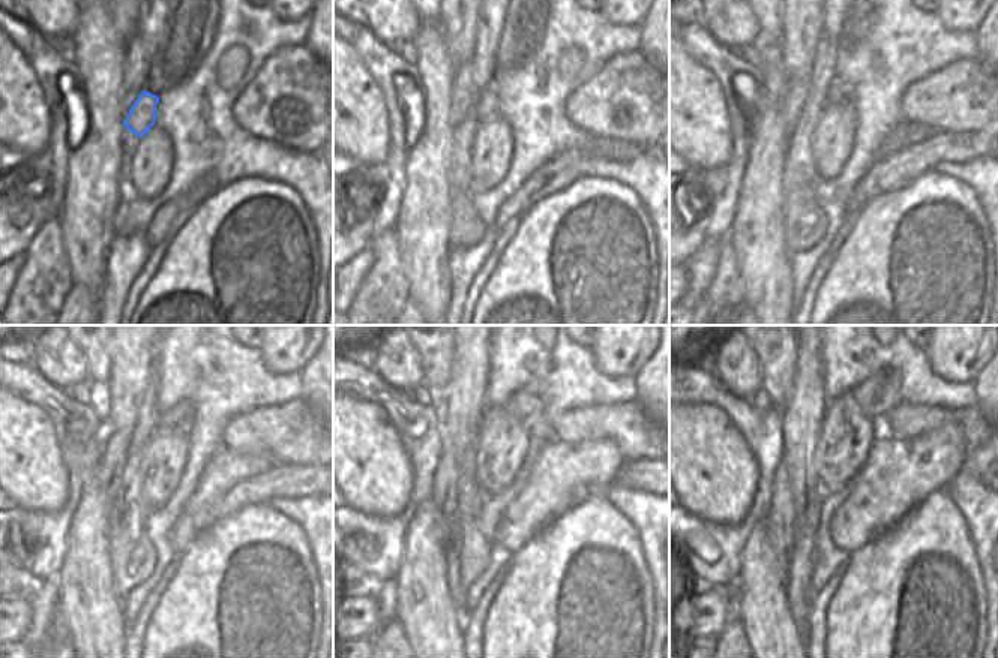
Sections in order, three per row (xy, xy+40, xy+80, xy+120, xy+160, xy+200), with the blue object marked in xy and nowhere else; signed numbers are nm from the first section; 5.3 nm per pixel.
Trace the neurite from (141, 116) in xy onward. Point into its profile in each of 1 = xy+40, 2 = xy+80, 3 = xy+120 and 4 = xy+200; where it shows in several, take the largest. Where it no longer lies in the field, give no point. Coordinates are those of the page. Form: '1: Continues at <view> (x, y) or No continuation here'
1: Continues at xy+40 (486, 107)
2: Continues at xy+80 (839, 92)
3: Continues at xy+120 (182, 417)
4: Continues at xy+200 (878, 394).

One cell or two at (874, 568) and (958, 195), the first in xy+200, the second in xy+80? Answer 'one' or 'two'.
one

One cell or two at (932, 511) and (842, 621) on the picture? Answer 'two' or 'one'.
one

